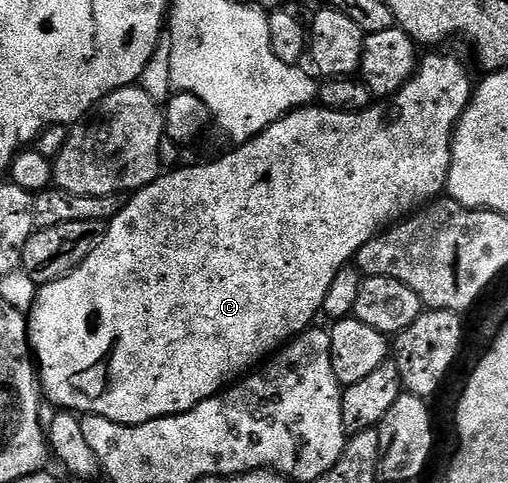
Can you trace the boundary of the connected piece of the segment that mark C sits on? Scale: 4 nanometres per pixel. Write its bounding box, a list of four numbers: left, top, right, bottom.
[28,51,472,425]

